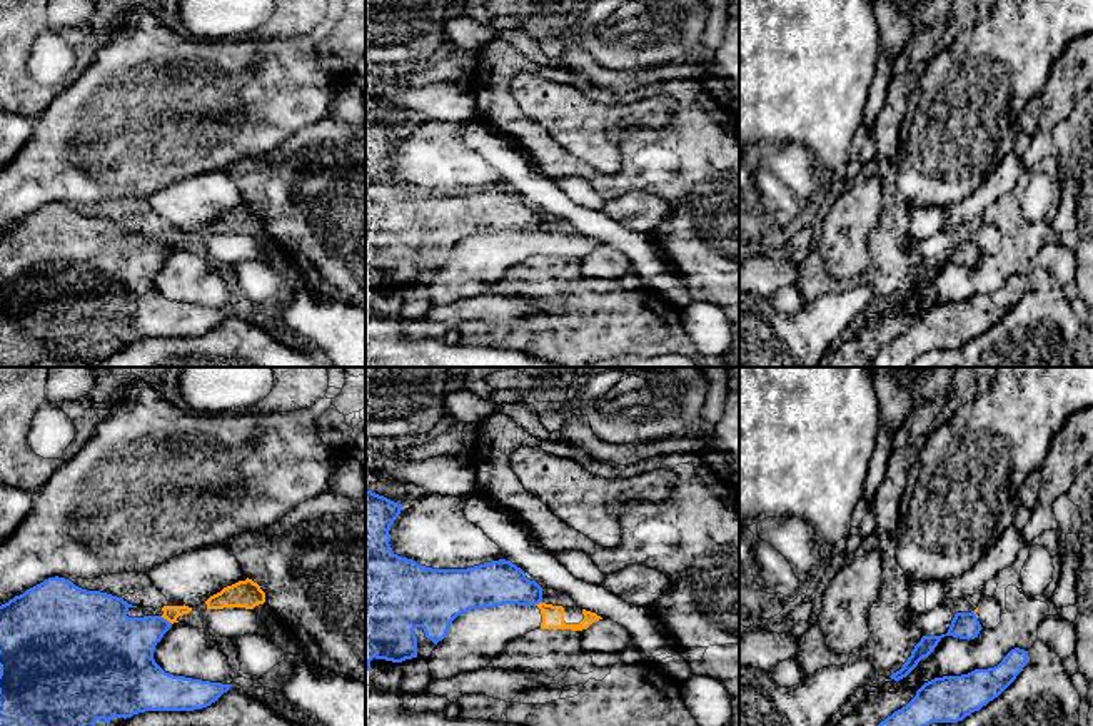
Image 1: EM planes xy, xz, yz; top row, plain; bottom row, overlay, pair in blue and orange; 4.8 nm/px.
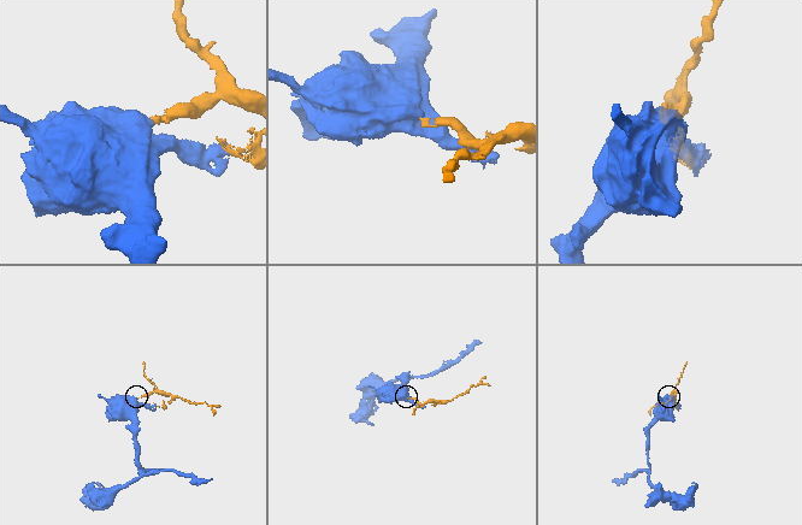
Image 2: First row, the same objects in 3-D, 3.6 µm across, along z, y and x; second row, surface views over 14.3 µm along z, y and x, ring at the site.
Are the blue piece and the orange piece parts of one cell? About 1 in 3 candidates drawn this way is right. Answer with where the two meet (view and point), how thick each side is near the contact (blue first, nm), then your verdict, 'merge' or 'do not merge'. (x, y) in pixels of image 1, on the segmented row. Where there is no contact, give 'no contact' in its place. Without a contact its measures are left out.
xy (166, 620) | 300/80 nm | do not merge

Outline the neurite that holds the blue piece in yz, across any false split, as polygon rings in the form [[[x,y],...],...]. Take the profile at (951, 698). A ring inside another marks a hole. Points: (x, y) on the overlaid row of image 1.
[[[1015,648],[988,669],[943,676],[924,683],[916,696],[878,726],[929,726],[958,723],[998,698],[1026,666],[1028,651]]]

